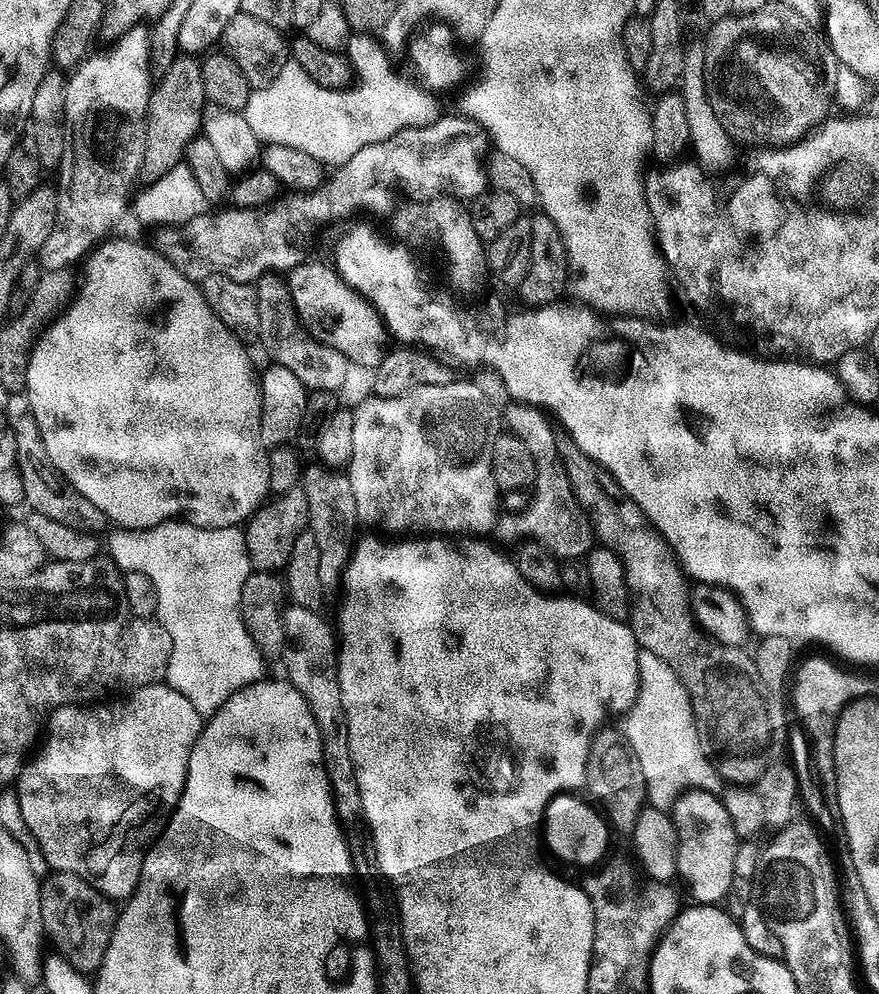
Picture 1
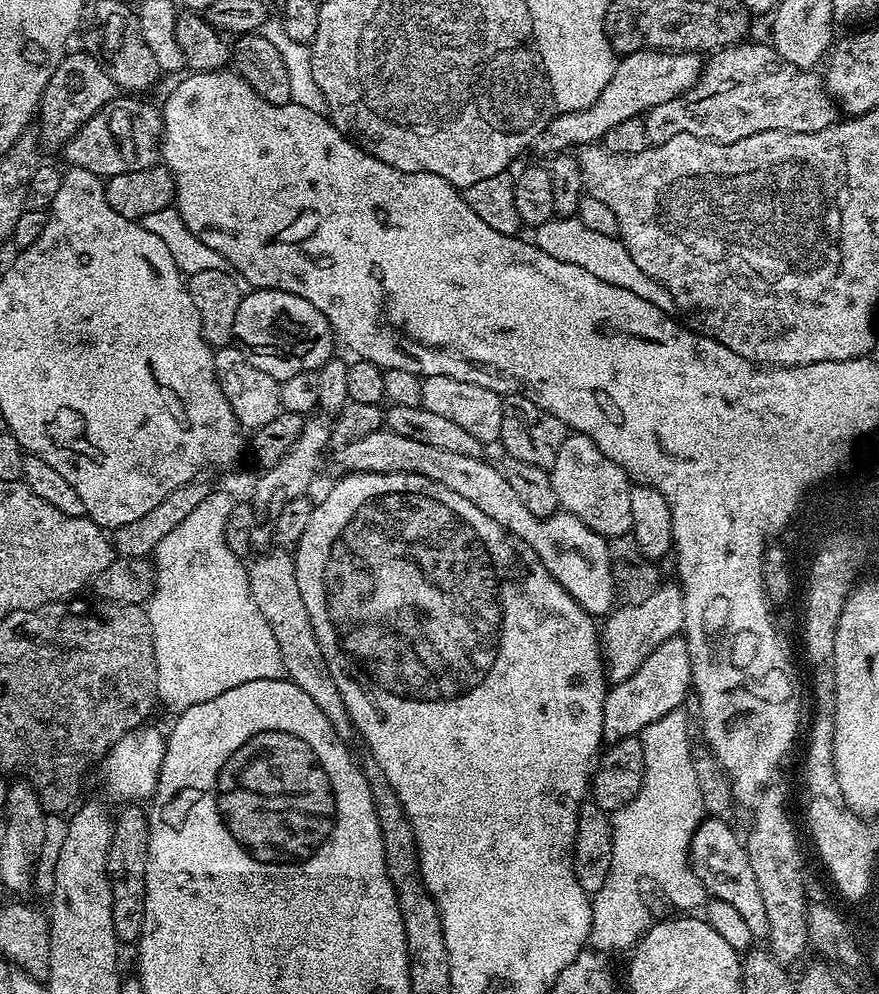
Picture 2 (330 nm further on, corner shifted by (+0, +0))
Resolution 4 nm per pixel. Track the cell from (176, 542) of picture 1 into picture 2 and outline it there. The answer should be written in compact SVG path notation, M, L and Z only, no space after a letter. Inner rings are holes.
M213 490L183 522L174 526L154 553L156 589L147 602L146 611L154 634L154 658L158 670L159 703L179 714L190 706L210 702L234 686L242 686L255 680L282 680L286 673L282 654L278 650L278 638L270 630L270 622L262 618L258 602L250 594L248 568L241 557L230 550L224 531L234 505L234 497L228 492Z

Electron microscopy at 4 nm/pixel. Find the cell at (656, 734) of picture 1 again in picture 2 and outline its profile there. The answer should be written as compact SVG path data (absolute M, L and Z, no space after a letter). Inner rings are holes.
M678 707L663 716L658 718L656 722L650 722L650 726L646 726L643 732L640 733L640 745L642 746L642 754L644 755L644 777L642 778L642 786L638 790L638 794L626 806L622 806L614 813L611 813L612 821L612 861L610 862L610 874L606 874L606 882L602 886L602 890L598 890L591 897L592 901L592 925L590 926L590 934L588 935L588 944L595 951L601 954L609 954L608 952L616 952L619 948L625 950L631 949L636 941L648 931L650 927L650 919L648 920L648 904L644 901L644 896L640 893L640 883L649 876L658 887L664 891L664 896L673 904L674 907L680 908L681 913L688 914L692 908L703 909L706 904L706 893L704 887L700 885L700 880L694 874L692 869L692 861L688 859L688 851L692 842L692 835L701 820L705 819L706 813L702 806L702 793L698 791L698 782L694 779L694 766L692 765L692 740L688 736L688 716L684 713L683 707Z

